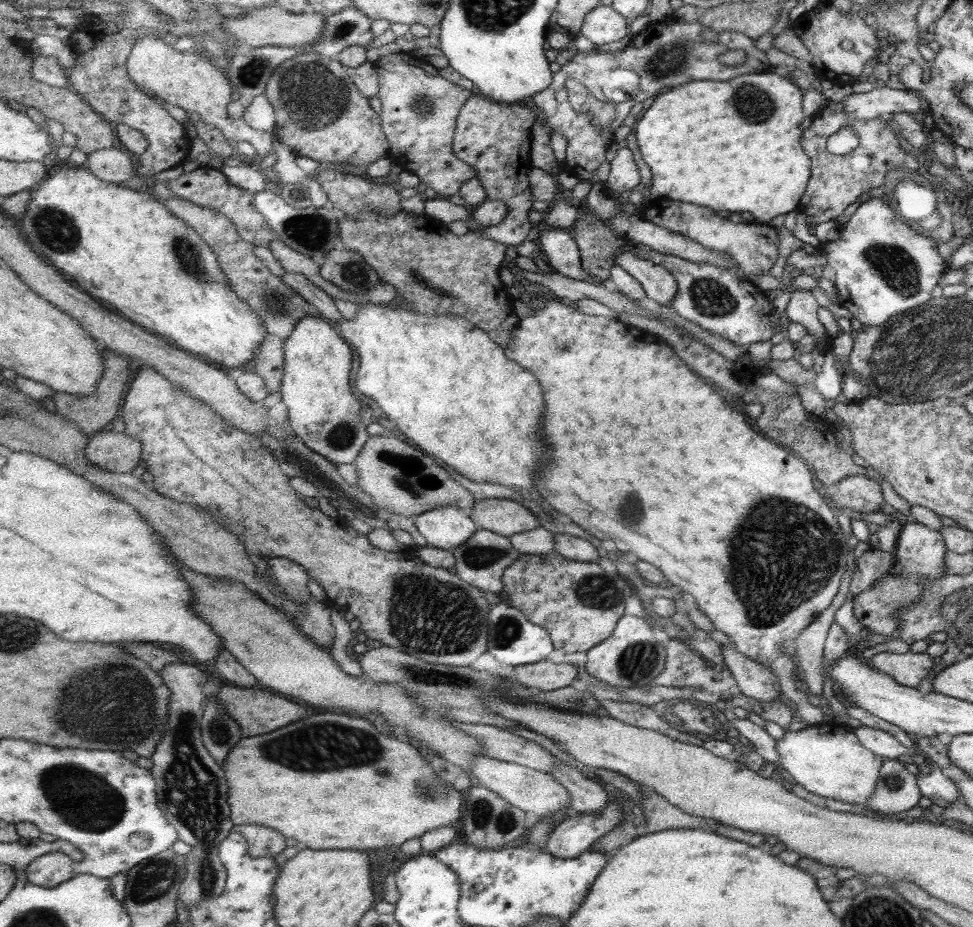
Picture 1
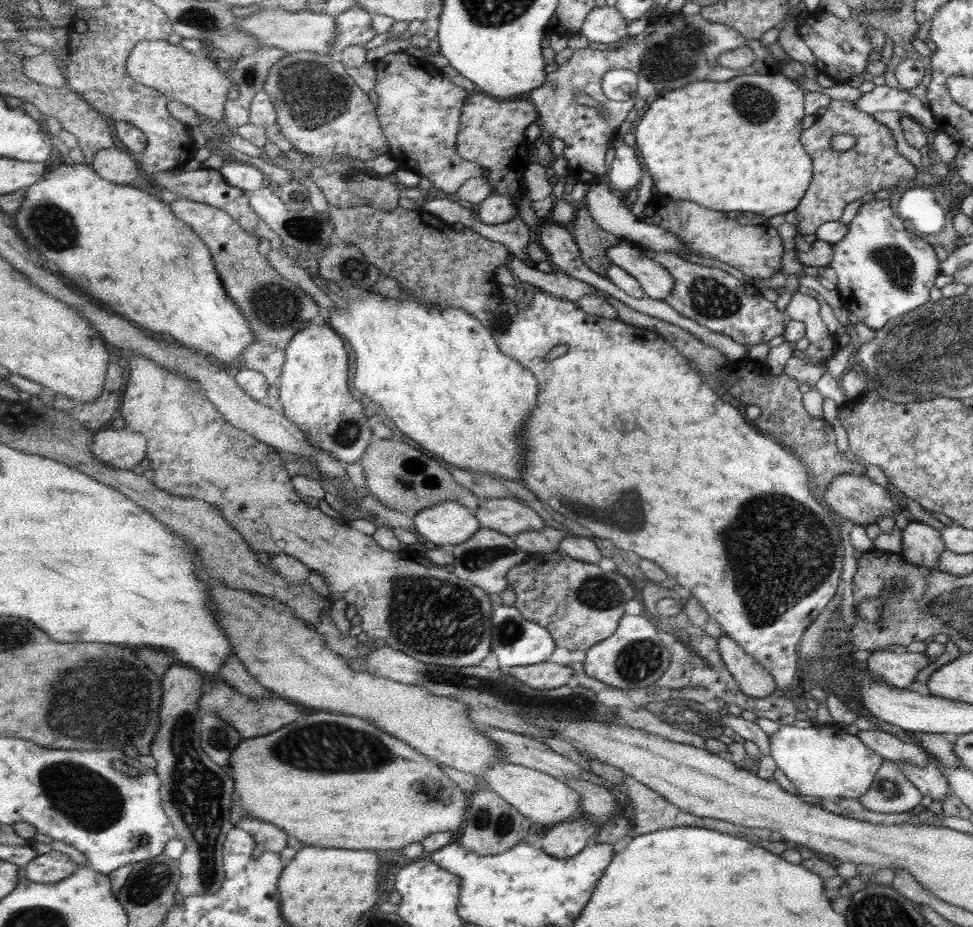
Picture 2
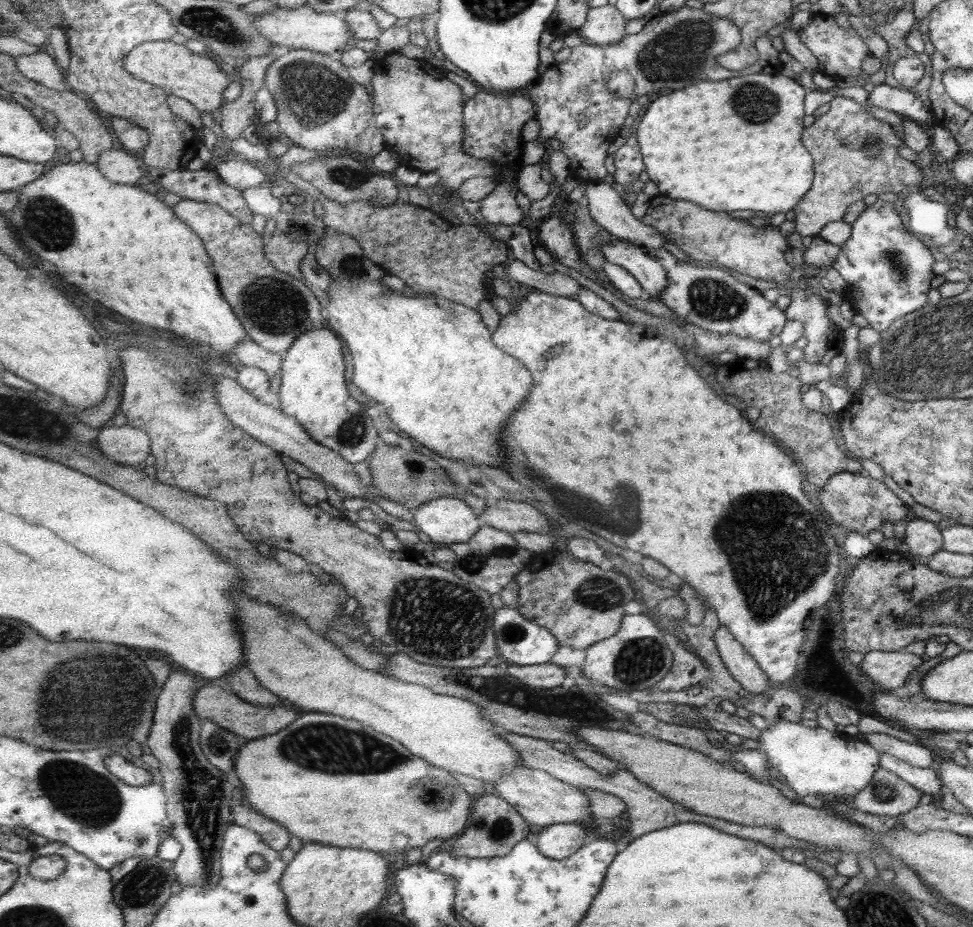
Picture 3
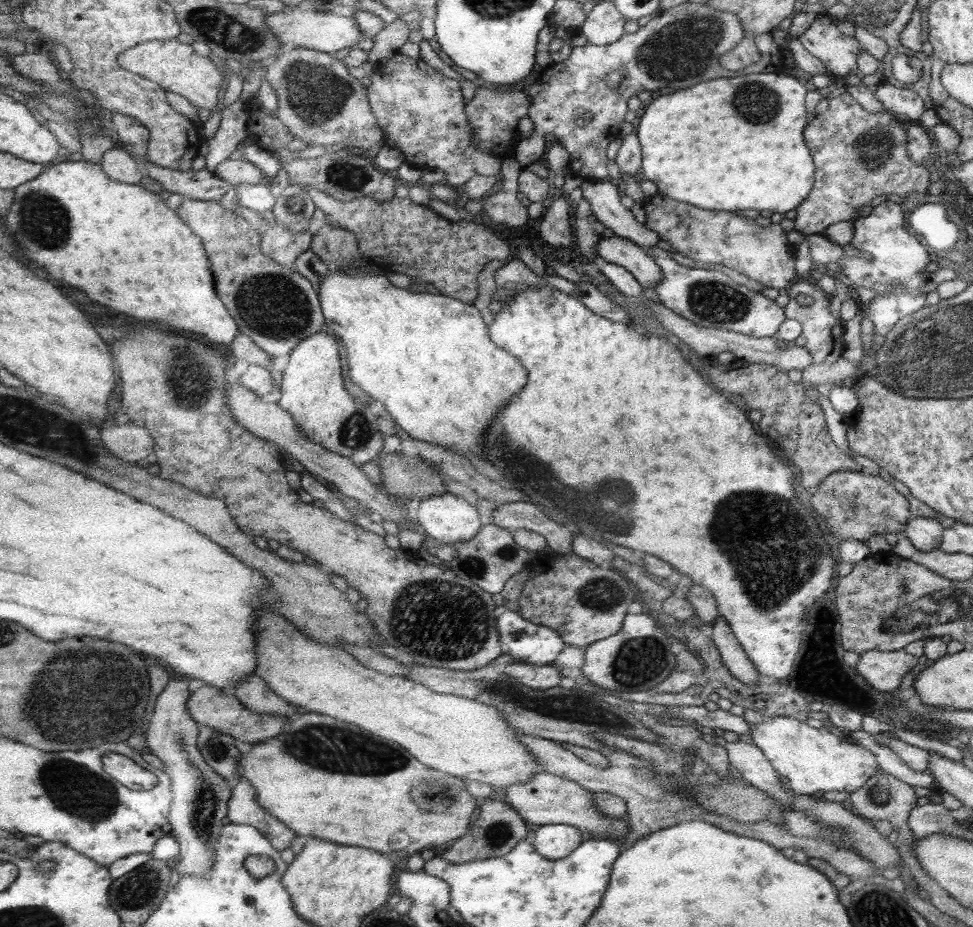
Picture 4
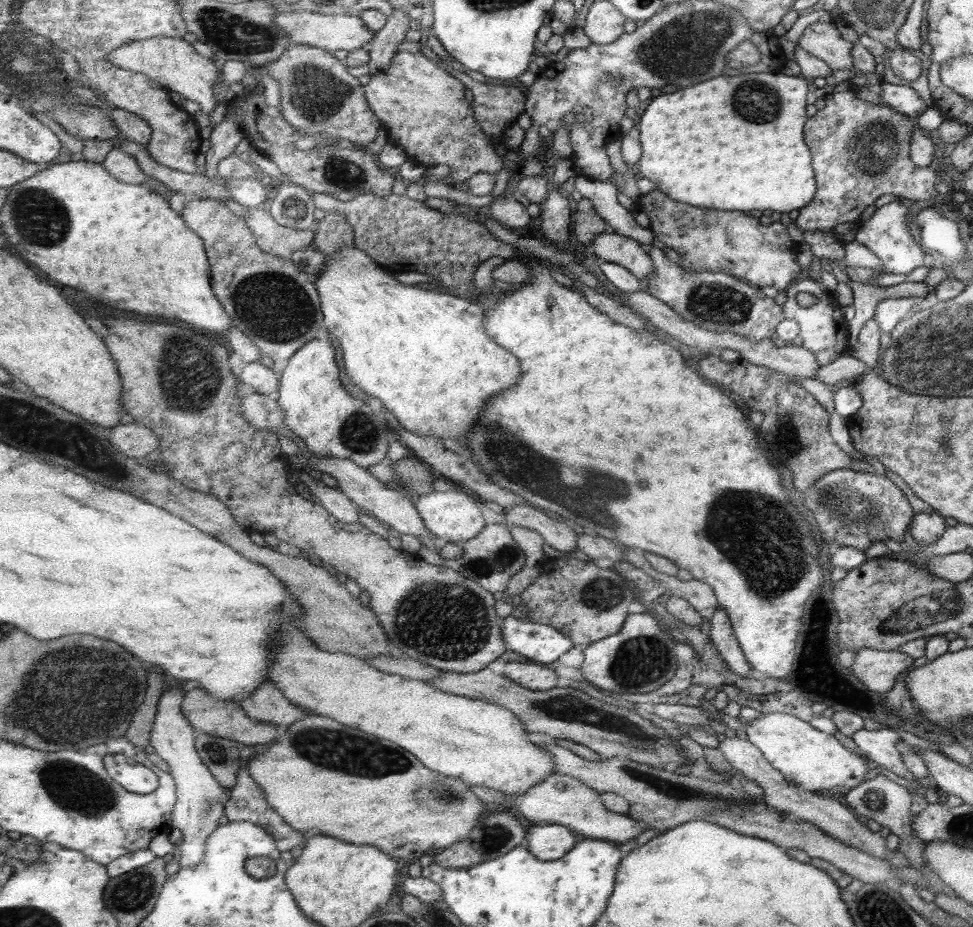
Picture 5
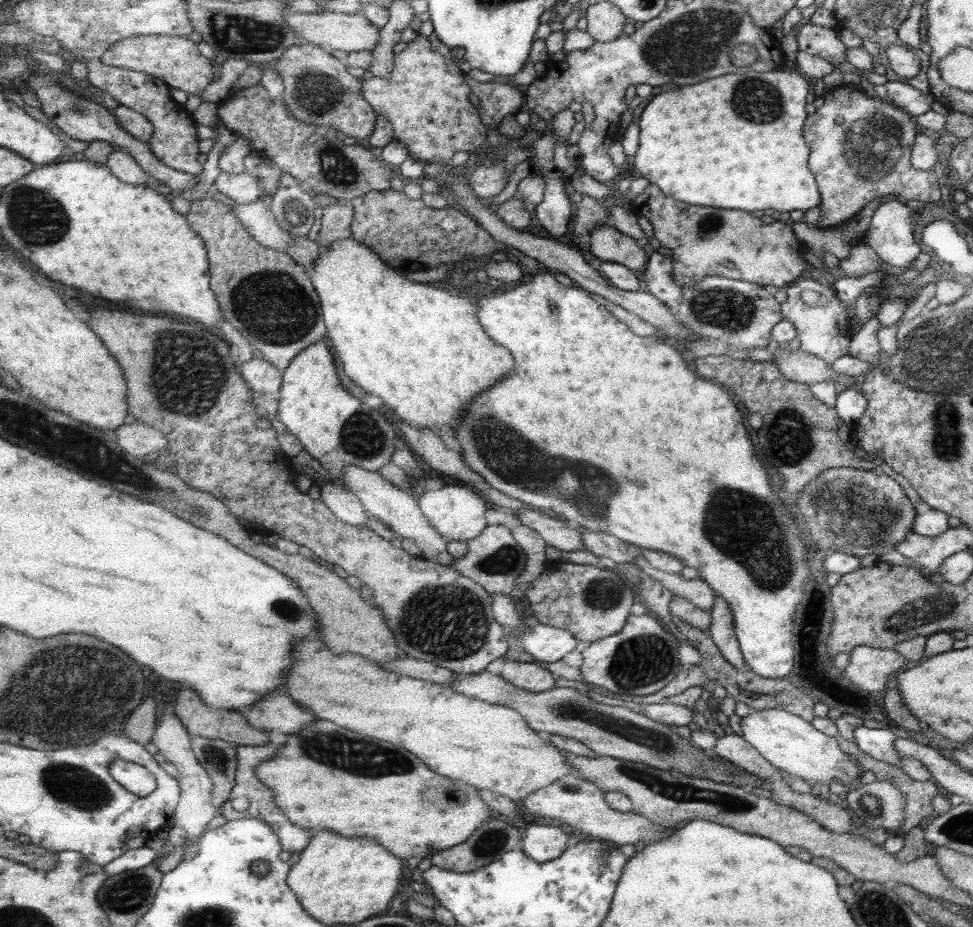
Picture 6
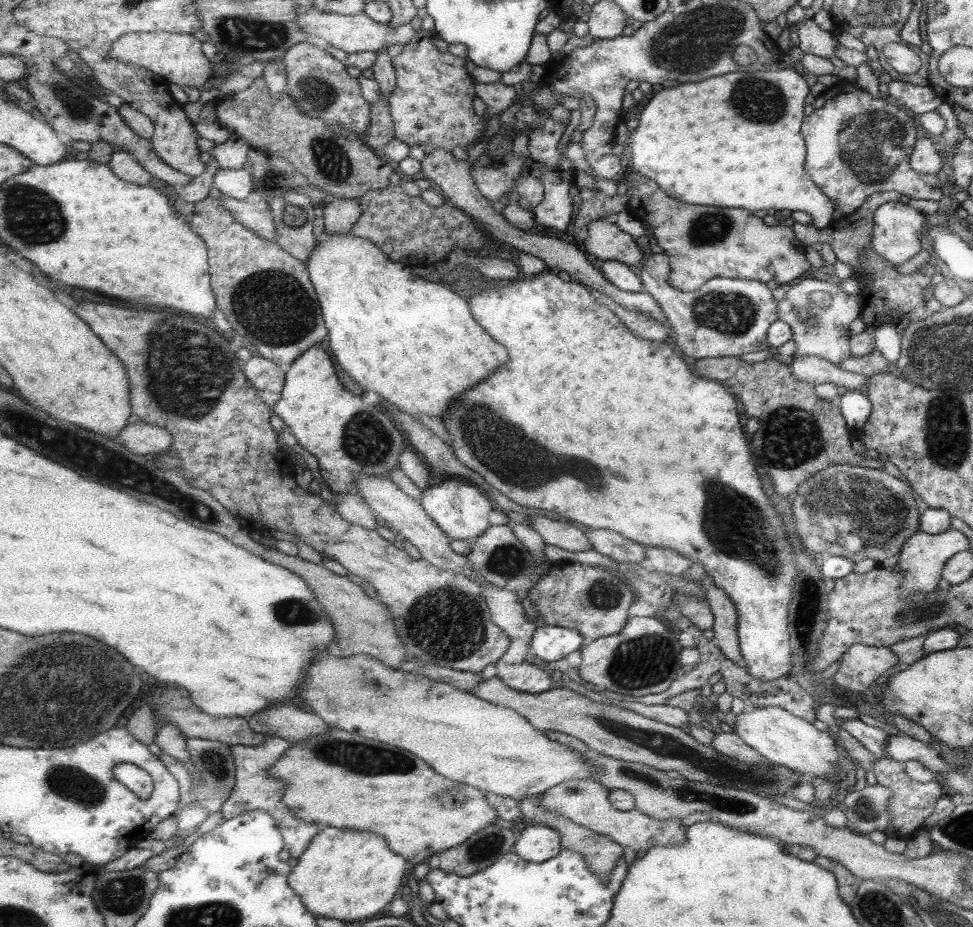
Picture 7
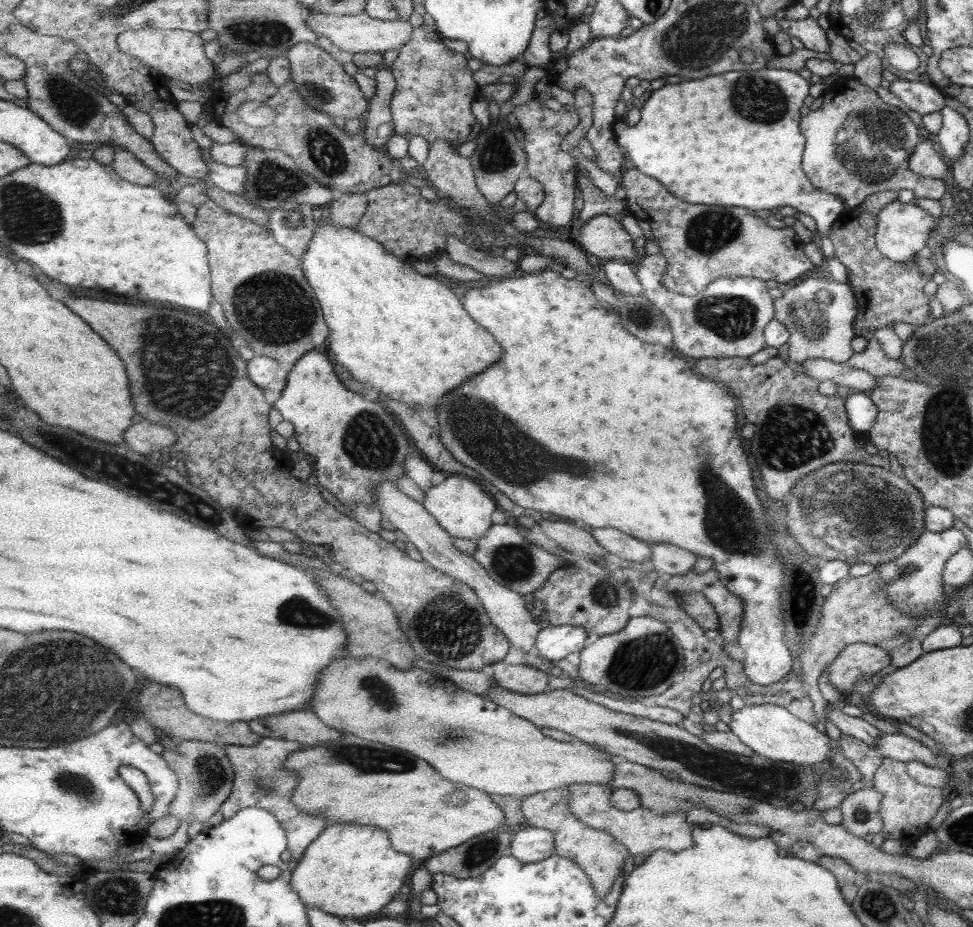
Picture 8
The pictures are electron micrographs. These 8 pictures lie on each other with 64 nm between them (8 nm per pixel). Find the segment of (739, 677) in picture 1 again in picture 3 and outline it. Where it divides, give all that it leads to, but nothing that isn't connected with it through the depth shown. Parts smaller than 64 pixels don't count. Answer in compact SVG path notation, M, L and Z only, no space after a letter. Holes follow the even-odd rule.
M718 626L710 635L716 651L726 671L751 694L763 693L769 687L766 674L759 665L745 652L745 649L734 639L724 626Z

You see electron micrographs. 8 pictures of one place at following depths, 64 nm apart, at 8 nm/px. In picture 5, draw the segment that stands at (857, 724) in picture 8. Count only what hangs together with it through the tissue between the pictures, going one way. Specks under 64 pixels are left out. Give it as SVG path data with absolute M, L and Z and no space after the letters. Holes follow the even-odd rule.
M881 727L880 729L869 731L858 730L850 736L861 753L865 754L875 764L901 776L904 780L925 781L926 779L915 779L914 776L904 767L899 756L896 742L899 740L894 728Z

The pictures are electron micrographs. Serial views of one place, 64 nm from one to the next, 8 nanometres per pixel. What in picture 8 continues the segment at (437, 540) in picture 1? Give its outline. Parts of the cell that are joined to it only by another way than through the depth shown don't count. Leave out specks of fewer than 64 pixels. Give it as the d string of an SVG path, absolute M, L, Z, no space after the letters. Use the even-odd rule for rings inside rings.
M454 475L447 477L438 485L433 485L426 492L423 506L439 521L439 524L454 538L478 540L494 525L493 514L497 503L489 498L479 483L475 484L471 477Z

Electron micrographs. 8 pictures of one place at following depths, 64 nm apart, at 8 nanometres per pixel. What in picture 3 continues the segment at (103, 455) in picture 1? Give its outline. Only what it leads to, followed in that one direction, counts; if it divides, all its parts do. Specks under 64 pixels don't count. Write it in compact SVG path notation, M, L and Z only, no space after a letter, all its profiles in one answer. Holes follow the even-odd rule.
M128 424L105 426L100 431L98 444L101 451L115 463L131 467L142 466L147 456L152 454L149 433Z

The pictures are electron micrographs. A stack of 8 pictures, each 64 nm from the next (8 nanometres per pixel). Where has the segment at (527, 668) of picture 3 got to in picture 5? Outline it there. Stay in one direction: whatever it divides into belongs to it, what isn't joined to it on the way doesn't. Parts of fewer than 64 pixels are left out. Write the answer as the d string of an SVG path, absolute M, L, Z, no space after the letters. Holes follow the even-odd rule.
M507 662L503 674L536 691L548 691L559 684L559 677L553 670L535 662Z

